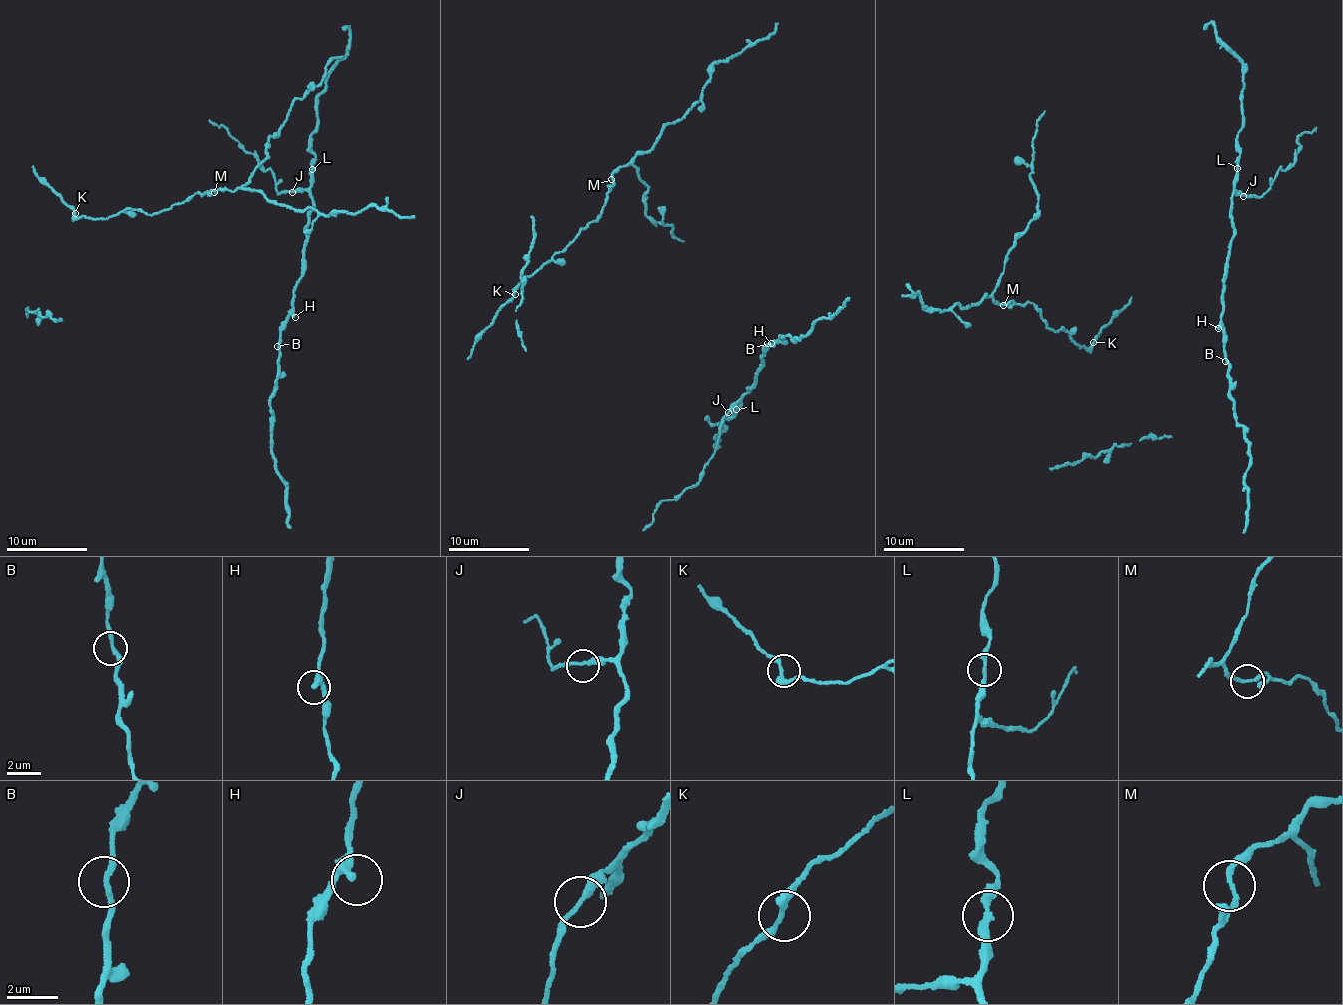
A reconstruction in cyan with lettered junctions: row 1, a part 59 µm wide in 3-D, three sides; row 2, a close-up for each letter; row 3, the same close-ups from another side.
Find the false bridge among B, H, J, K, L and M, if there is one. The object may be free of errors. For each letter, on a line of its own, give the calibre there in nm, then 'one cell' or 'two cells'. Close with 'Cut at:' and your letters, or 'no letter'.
B: 200 nm thick; one cell
H: 260 nm thick; one cell
J: 220 nm thick; one cell
K: 220 nm thick; one cell
L: 240 nm thick; one cell
M: 180 nm thick; one cell
Cut at: no letter

